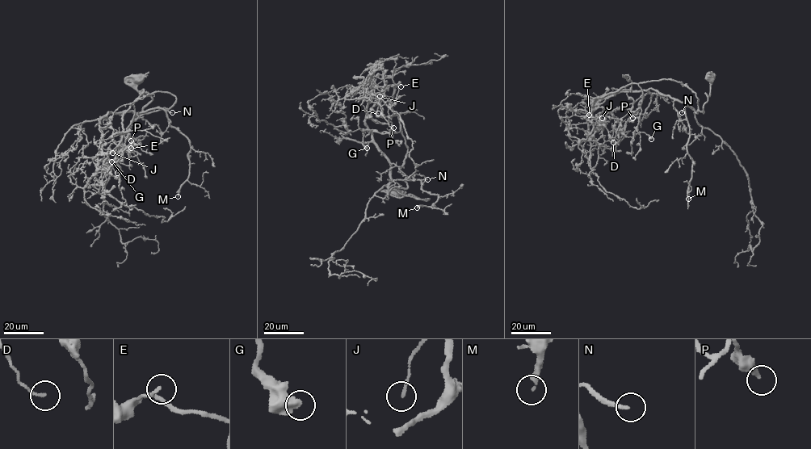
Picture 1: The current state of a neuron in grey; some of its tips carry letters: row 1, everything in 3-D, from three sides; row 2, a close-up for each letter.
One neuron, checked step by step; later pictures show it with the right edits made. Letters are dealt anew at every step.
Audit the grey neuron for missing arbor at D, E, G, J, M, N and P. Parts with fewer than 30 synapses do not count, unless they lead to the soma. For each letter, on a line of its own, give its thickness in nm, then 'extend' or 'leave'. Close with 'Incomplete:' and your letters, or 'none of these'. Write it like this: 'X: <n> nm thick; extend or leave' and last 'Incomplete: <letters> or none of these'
D: 140 nm thick; leave
E: 170 nm thick; leave
G: 550 nm thick; leave
J: 150 nm thick; leave
M: 200 nm thick; extend
N: 190 nm thick; extend
P: 240 nm thick; leave
Incomplete: M, N

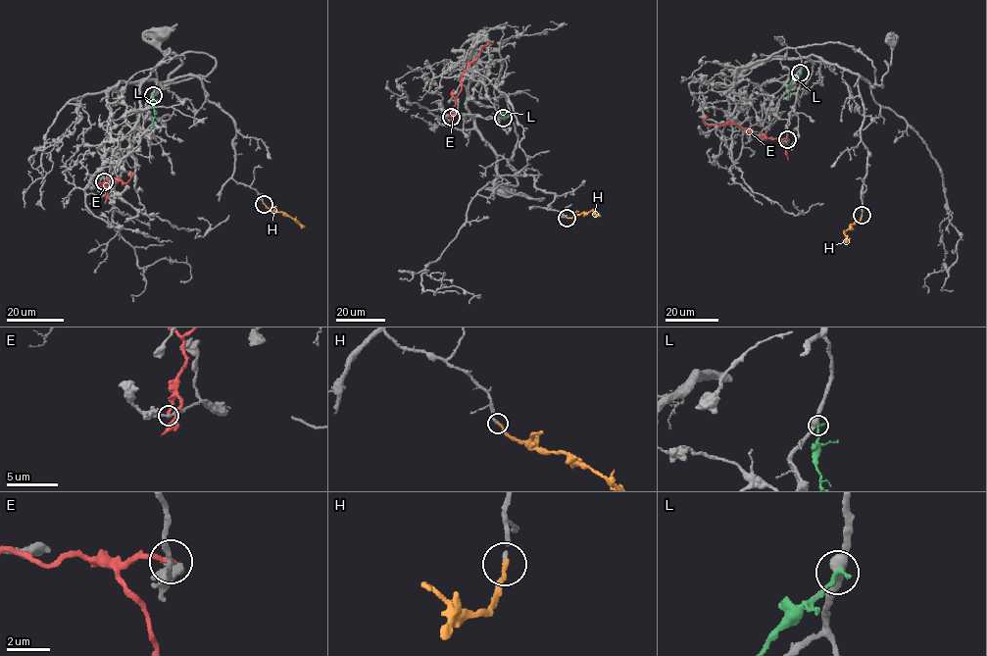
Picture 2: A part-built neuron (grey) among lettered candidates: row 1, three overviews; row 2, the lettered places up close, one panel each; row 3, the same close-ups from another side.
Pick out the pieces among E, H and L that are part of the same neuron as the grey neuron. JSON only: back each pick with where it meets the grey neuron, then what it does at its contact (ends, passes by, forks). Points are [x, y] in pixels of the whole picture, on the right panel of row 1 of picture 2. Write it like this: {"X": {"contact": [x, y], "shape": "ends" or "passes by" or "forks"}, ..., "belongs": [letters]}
{"belongs": []}

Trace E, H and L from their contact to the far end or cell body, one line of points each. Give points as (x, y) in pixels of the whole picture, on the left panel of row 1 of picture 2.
E: (103, 182), (107, 187), (106, 180), (112, 177), (127, 182), (132, 174), (127, 174)
H: (264, 204), (273, 211), (285, 213), (298, 223)
L: (153, 95), (153, 126)

